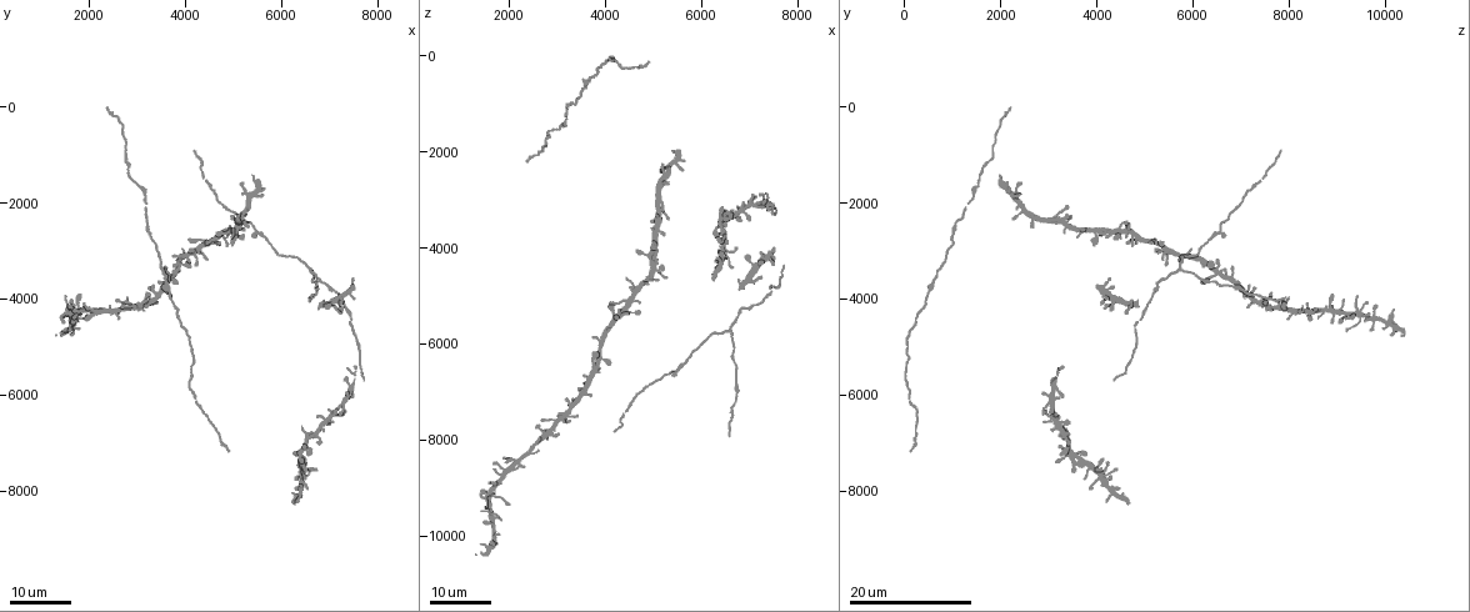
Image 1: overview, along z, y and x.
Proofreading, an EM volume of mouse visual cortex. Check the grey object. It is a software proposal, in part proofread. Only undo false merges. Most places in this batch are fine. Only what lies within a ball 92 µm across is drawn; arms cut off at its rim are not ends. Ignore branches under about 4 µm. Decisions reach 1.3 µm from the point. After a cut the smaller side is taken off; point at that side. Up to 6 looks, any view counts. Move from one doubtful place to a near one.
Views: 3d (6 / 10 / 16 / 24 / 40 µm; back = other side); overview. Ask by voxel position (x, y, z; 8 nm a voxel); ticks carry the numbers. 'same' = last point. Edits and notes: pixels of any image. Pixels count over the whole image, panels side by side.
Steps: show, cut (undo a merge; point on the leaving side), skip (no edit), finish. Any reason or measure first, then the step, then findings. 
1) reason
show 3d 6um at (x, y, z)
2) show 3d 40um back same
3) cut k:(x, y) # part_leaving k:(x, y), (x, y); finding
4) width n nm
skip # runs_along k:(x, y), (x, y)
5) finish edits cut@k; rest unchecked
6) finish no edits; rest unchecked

show 3d 16um at (6600, 3400, 5750)

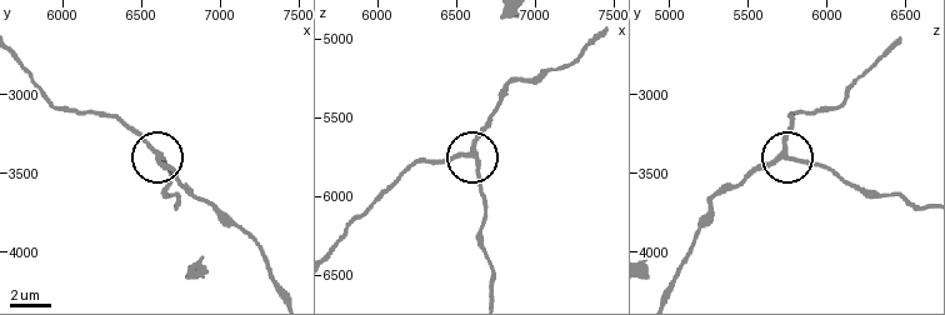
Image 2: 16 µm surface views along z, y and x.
closer look
show 3d 10um at (6620, 3380, 5720)

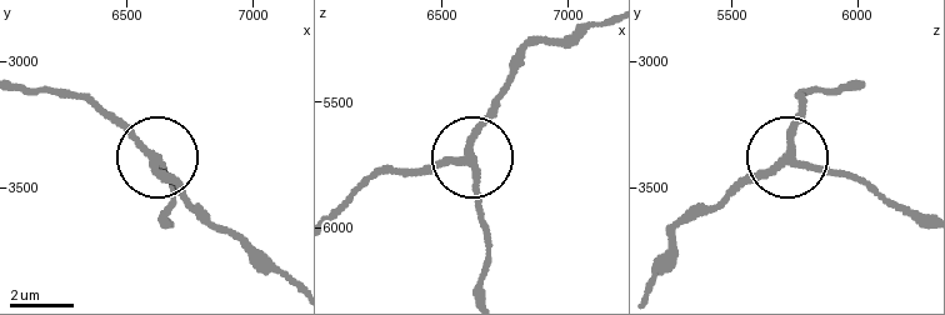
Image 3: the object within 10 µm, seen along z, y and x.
side_arm 20 um
skip # all the same cell

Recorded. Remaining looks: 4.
four arms meet
show 3d 24um at (7000, 4100, 4600)

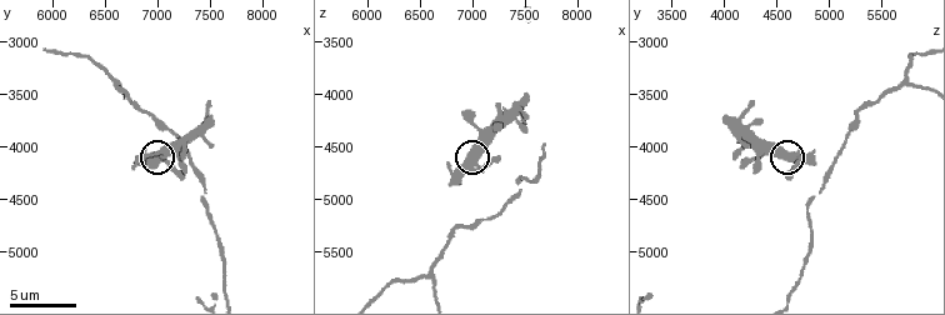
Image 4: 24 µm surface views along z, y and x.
closer look
show 3d 6um at (7020, 4100, 4600)

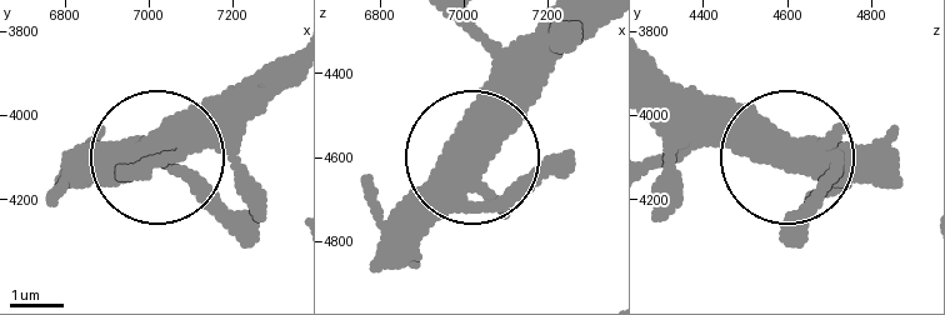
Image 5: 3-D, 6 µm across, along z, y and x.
skip # continuous, no second cell

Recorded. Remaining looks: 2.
thin arm on a thick one
show 3d 16um at (5450, 2600, 6600)

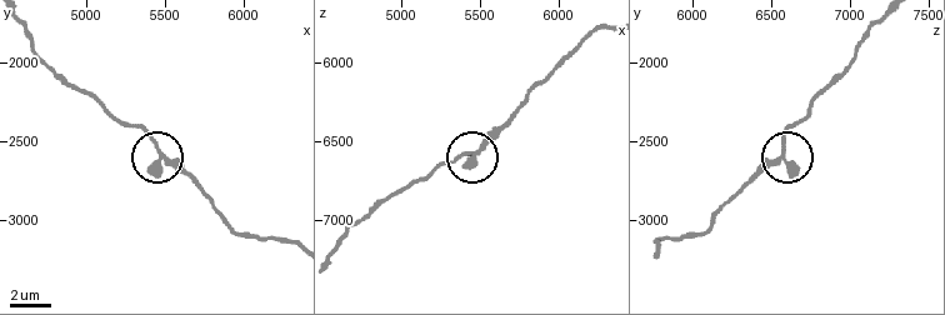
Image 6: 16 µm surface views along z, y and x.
zoom in
show 3d 6um at (5460, 2560, 6560)

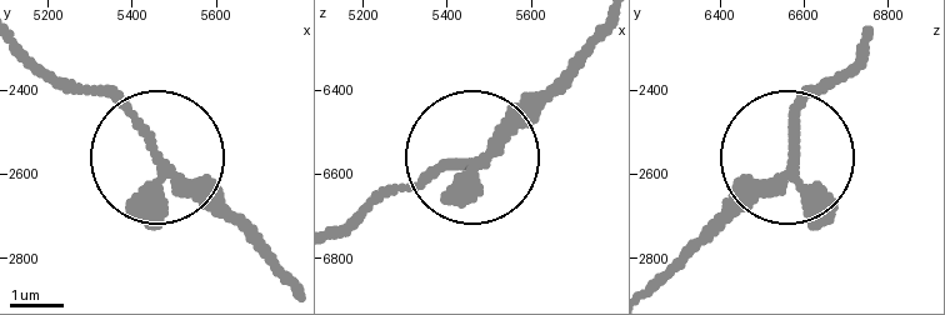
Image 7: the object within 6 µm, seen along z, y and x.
skip # one cell here

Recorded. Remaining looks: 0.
finish no edits; rest unchecked

